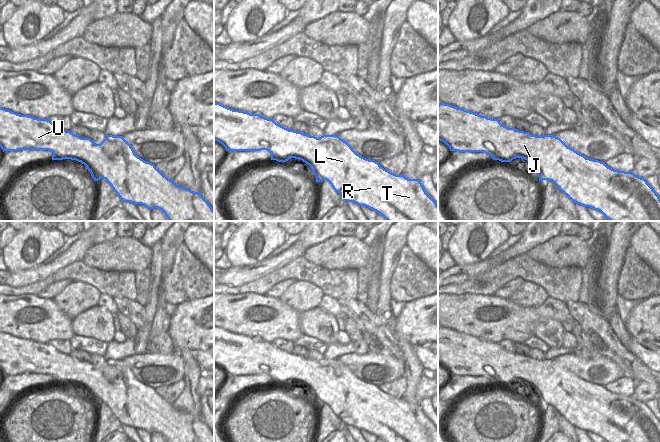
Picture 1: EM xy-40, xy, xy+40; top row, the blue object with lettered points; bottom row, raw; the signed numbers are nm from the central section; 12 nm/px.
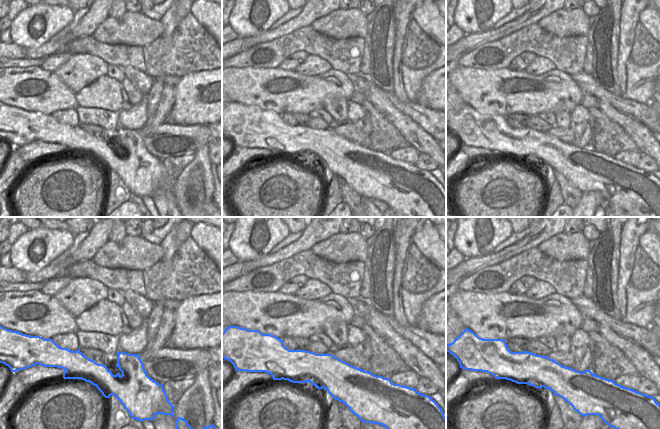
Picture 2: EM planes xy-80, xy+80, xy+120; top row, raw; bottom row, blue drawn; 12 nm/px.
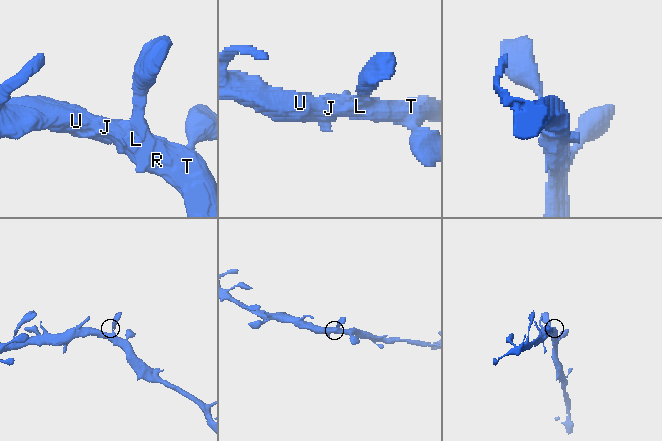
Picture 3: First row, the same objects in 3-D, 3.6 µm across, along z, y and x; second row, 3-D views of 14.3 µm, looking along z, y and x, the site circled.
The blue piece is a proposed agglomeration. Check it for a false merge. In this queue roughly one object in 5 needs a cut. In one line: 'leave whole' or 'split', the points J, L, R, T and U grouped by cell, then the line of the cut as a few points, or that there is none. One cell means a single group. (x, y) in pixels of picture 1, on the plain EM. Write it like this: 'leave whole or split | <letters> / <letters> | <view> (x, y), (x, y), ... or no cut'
leave whole | J L R T U | no cut

